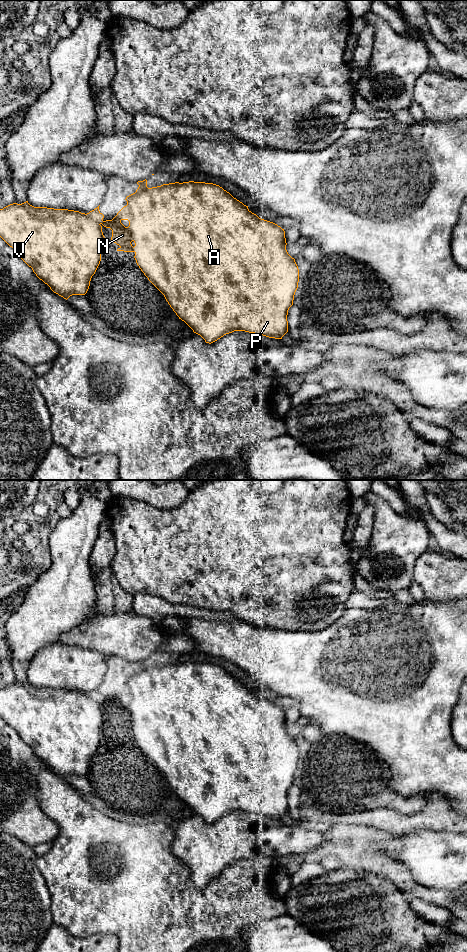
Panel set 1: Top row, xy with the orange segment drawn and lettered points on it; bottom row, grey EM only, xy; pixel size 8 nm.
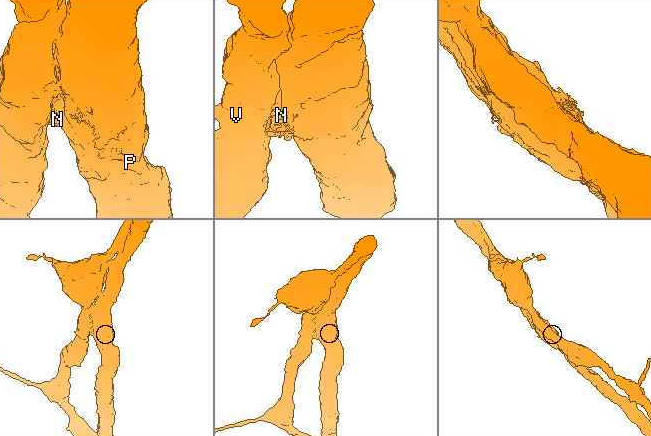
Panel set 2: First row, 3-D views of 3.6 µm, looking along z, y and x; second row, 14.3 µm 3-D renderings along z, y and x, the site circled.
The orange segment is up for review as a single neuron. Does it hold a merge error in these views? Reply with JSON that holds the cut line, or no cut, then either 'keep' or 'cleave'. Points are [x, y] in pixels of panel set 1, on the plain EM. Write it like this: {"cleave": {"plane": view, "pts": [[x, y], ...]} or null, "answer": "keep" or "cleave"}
{"cleave": {"plane": "xy", "pts": [[86, 694], [99, 704]]}, "answer": "cleave"}

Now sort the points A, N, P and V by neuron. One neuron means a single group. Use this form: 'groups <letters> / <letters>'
groups A N P / V

